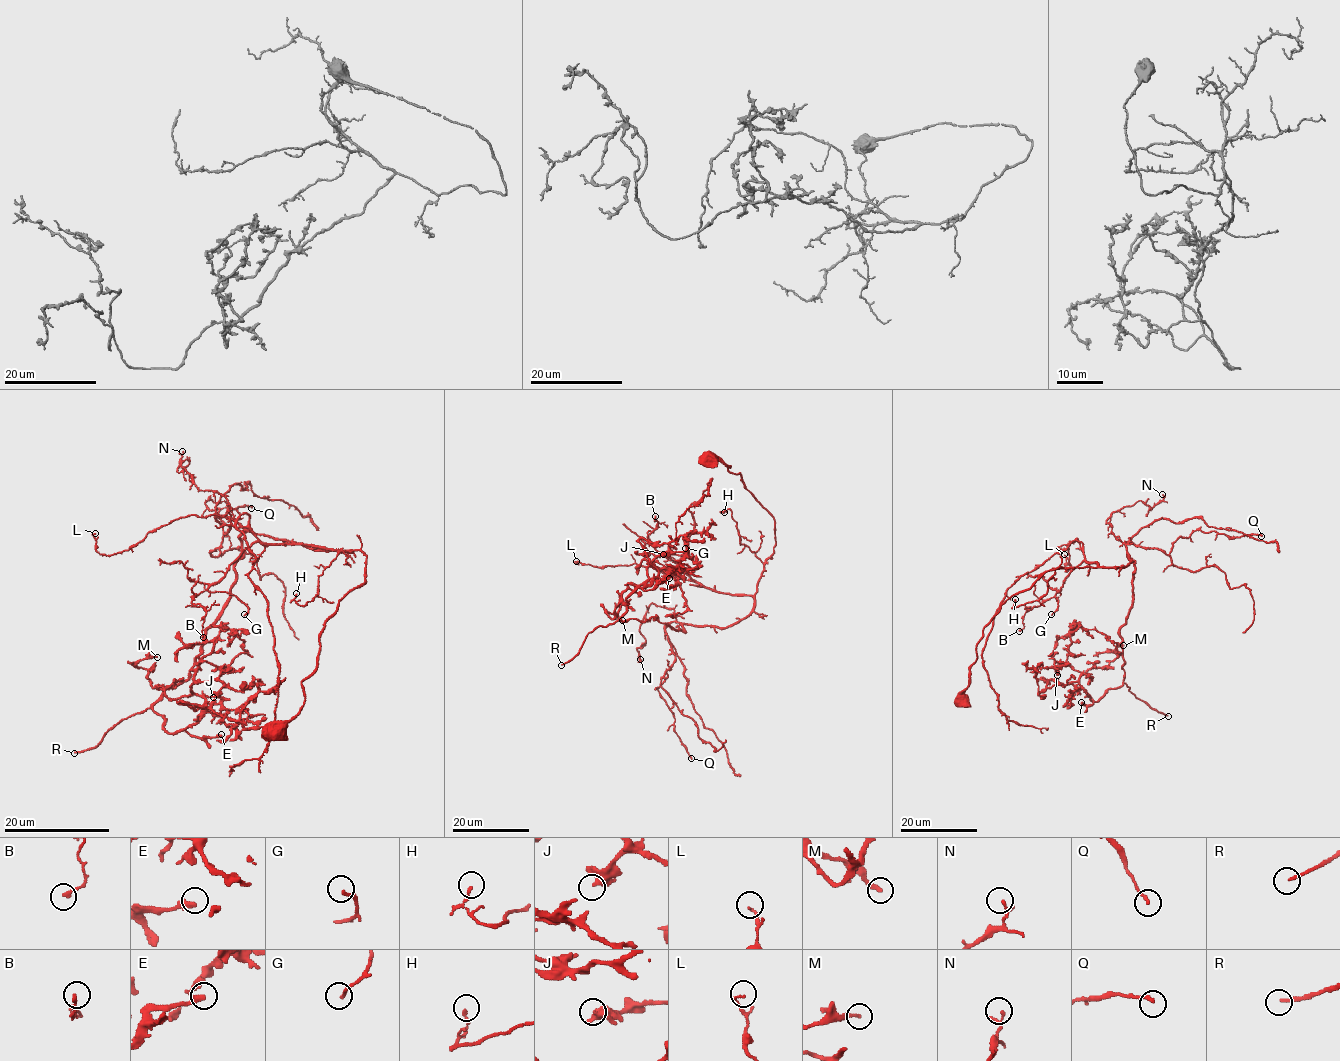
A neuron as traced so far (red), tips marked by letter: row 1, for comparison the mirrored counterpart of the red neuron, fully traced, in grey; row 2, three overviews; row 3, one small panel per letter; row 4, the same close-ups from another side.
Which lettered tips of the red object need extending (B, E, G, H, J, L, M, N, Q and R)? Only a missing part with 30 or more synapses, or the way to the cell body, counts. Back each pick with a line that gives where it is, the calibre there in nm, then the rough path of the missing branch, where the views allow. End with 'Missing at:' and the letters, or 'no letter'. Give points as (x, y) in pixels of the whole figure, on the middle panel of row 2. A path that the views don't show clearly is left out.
R: at (561, 665); 160 nm thick
Missing at: R

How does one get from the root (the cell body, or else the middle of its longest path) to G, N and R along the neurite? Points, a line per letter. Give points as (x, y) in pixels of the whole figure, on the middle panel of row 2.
G: (708, 458), (740, 474), (773, 518), (775, 544), (753, 595), (701, 586), (659, 553), (687, 555), (685, 548)
N: (708, 458), (739, 472), (774, 521), (755, 607), (716, 627), (680, 623), (674, 609), (652, 603), (640, 659)
R: (708, 458), (739, 472), (774, 521), (754, 609), (684, 632), (656, 616), (617, 620), (561, 665)

